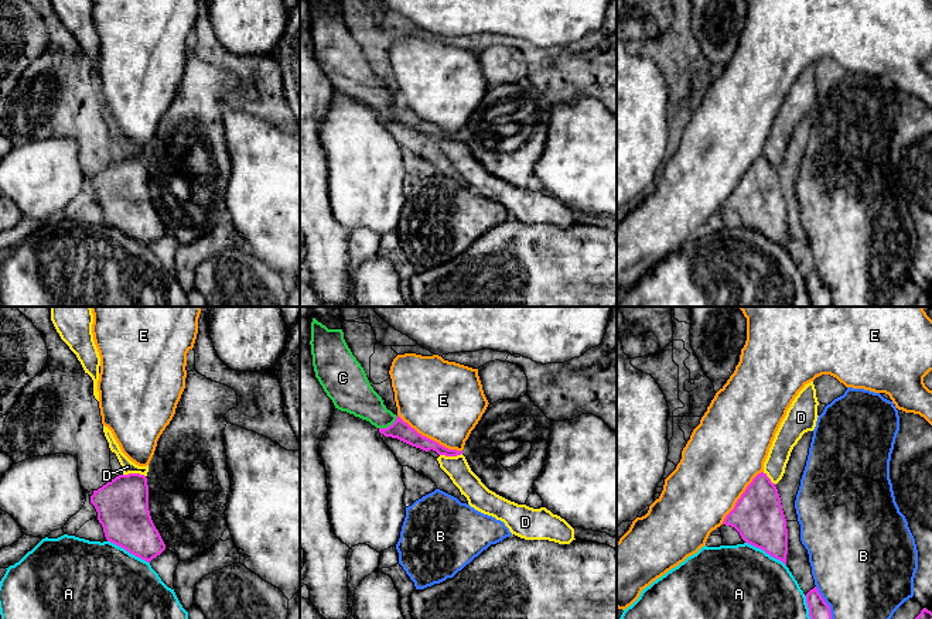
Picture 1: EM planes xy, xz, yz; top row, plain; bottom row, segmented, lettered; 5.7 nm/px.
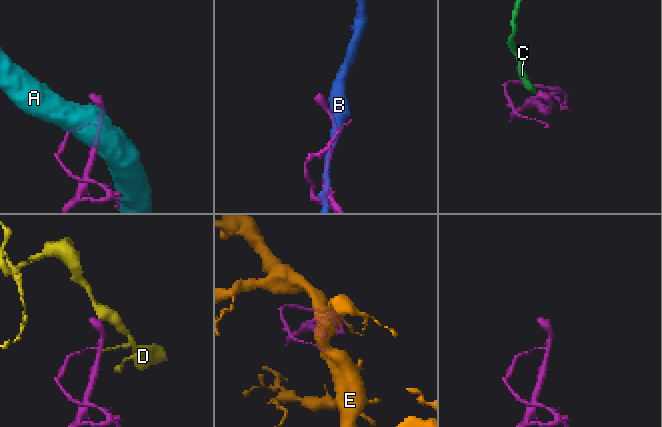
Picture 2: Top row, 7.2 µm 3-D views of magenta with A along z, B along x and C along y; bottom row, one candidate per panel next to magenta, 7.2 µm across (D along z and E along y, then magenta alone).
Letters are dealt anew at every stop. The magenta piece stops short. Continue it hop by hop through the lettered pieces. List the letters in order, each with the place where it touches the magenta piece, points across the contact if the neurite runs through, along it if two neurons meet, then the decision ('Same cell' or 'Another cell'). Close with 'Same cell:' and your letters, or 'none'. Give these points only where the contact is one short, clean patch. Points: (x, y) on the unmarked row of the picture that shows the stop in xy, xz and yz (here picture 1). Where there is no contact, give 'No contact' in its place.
A: Touches magenta at xy (129, 235). Another cell
B: Touches magenta at yz (828, 289). Another cell
C: Touches magenta at xz (389, 109). Path across: xz (400, 113), (389, 109), (357, 79). Same cell
D: Touches magenta at xy (135, 157). Boundary: xy (123, 157), (142, 157), (144, 160). Another cell
E: Touches magenta at xz (429, 122). Another cell
Same cell: C

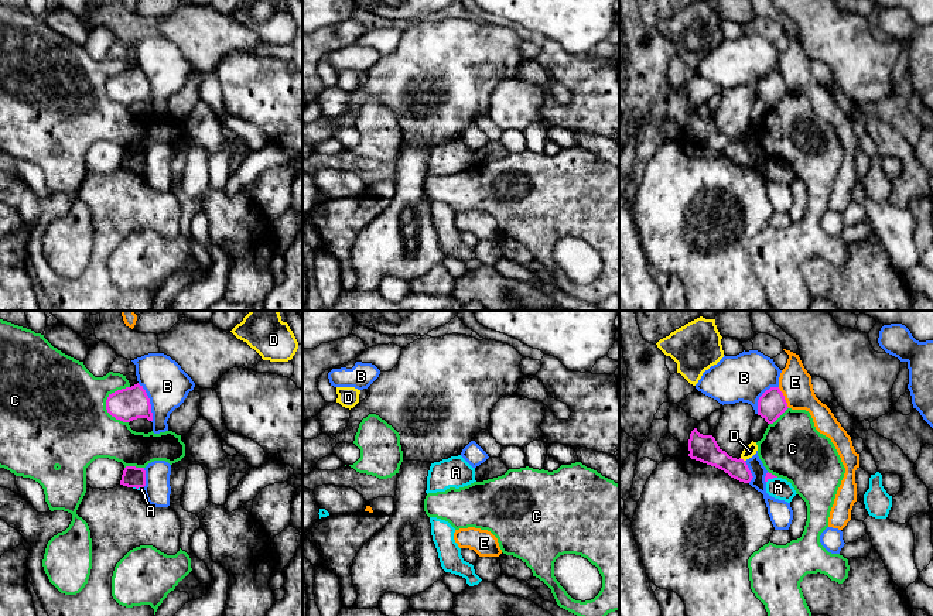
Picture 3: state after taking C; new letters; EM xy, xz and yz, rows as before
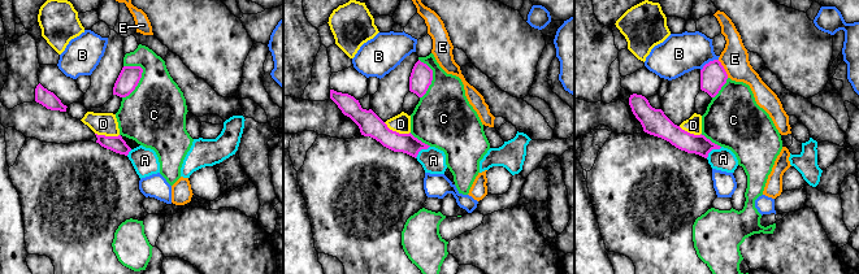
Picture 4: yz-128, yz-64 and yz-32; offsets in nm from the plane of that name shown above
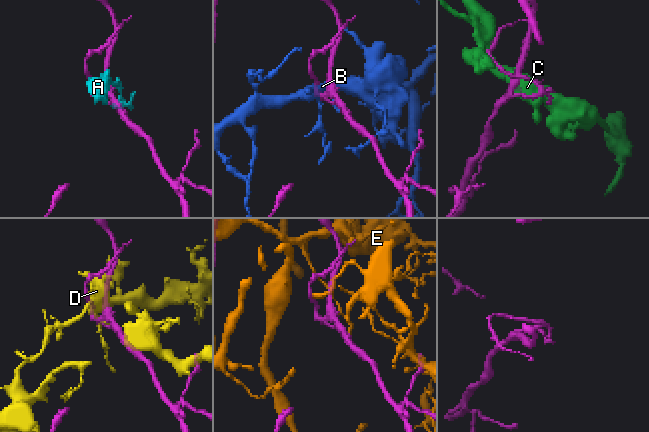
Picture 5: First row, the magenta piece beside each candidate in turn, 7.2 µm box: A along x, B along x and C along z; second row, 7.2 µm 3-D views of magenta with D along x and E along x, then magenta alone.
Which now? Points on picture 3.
A: Touches magenta at yz (771, 161). Boundary: yz (776, 160), (766, 166). Another cell
B: Touches magenta at xy (149, 86). Another cell
C: Touches magenta at xy (106, 89). Another cell
D: Touches magenta at yz (742, 143). Another cell
E: Touches magenta at yz (783, 81). Another cell
Same cell: none

